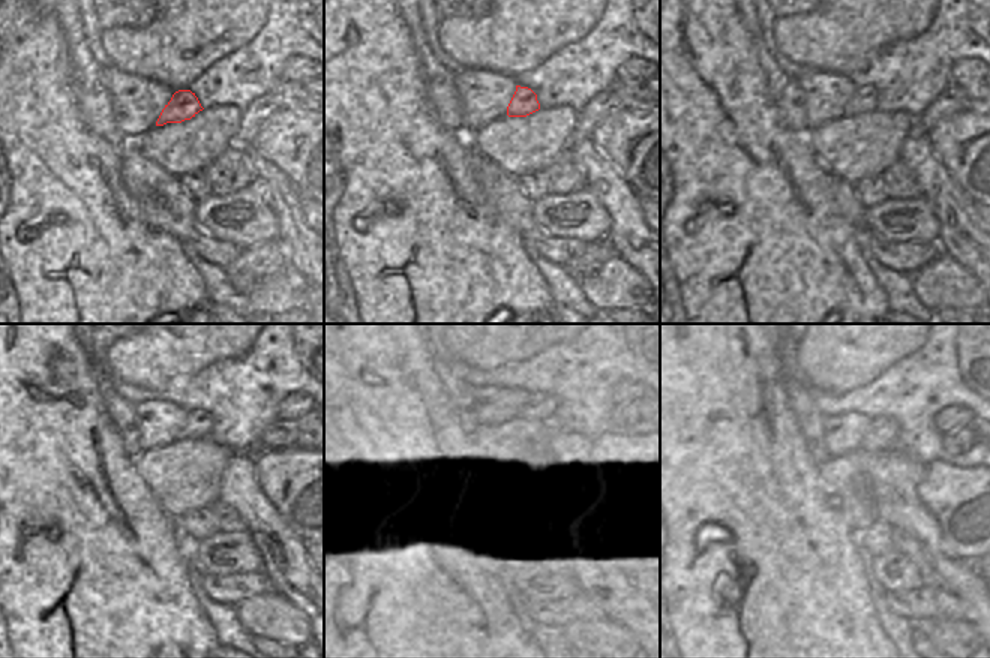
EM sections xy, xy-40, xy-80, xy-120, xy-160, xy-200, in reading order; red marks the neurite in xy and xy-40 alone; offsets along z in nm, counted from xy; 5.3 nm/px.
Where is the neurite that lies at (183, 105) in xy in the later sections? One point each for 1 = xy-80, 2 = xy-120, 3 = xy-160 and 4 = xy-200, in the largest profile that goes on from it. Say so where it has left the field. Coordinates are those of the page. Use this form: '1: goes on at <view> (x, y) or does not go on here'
1: goes on at xy-80 (863, 101)
2: goes on at xy-120 (197, 433)
3: goes on at xy-160 (546, 433)
4: goes on at xy-200 (884, 432)

